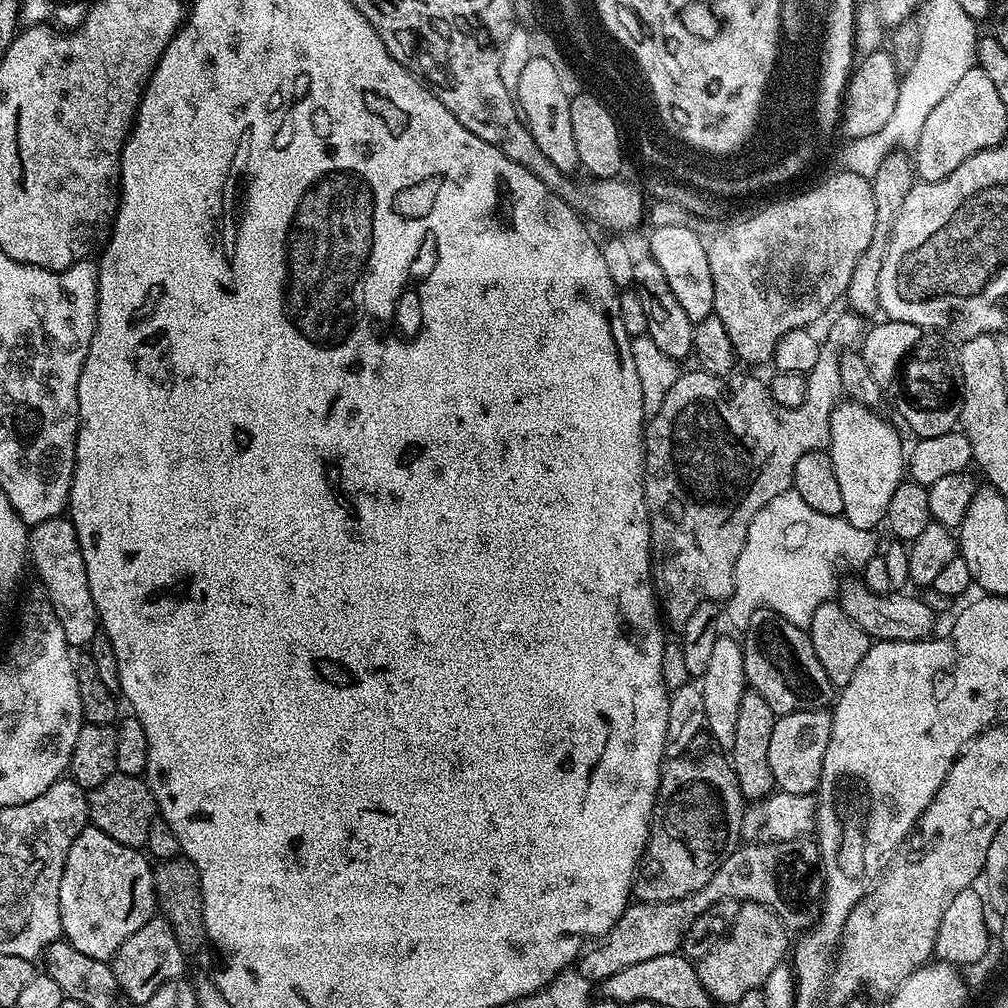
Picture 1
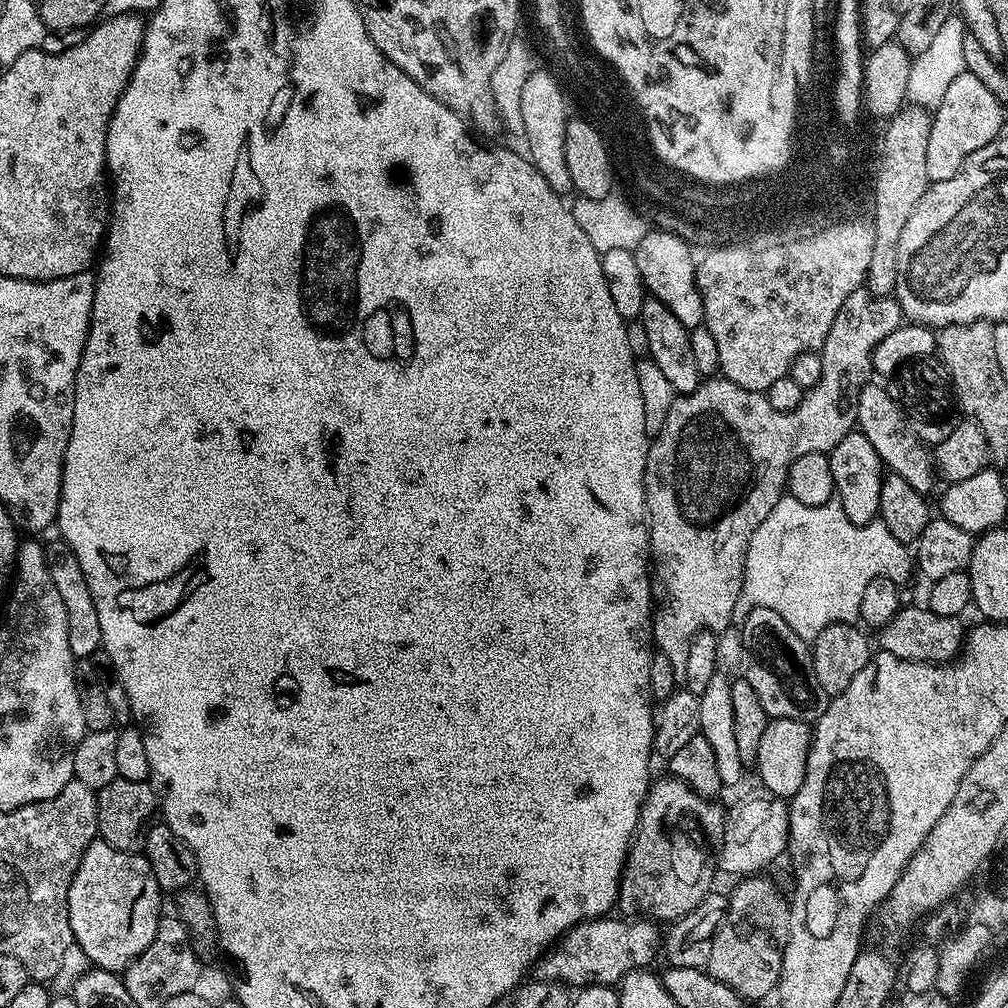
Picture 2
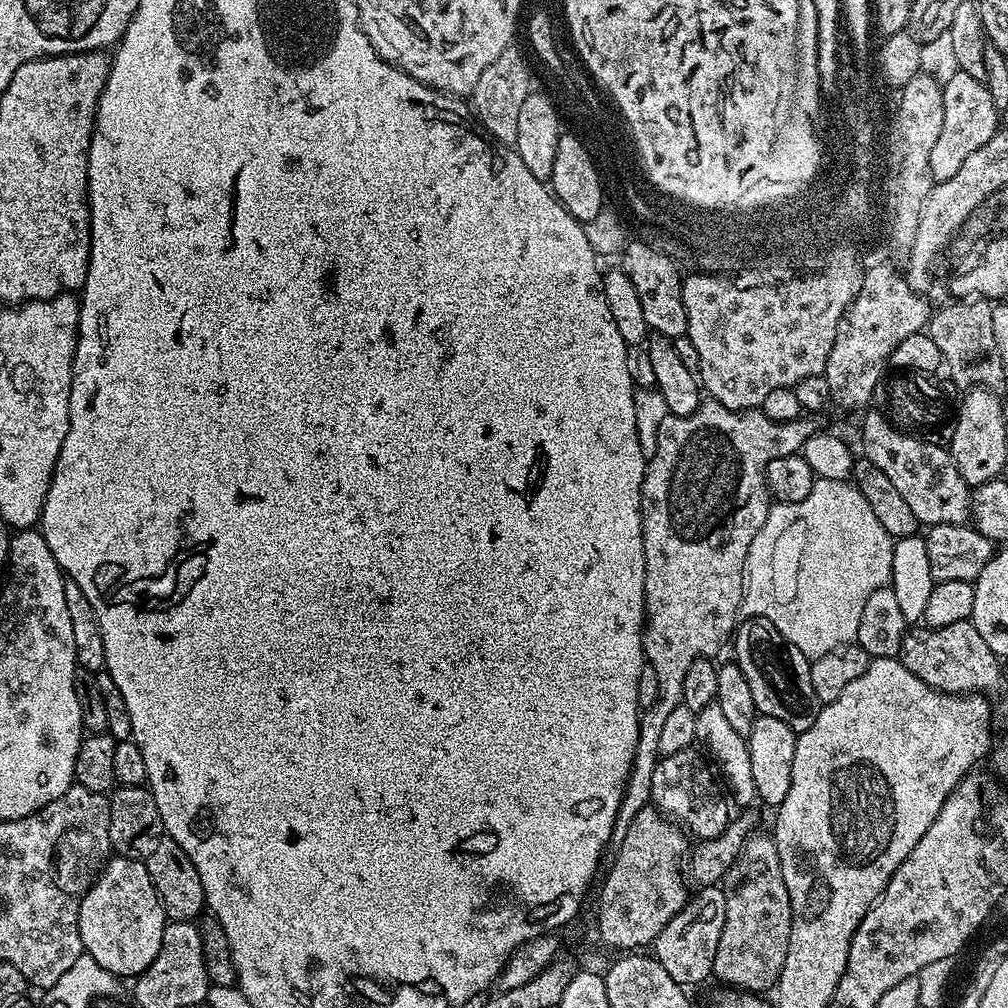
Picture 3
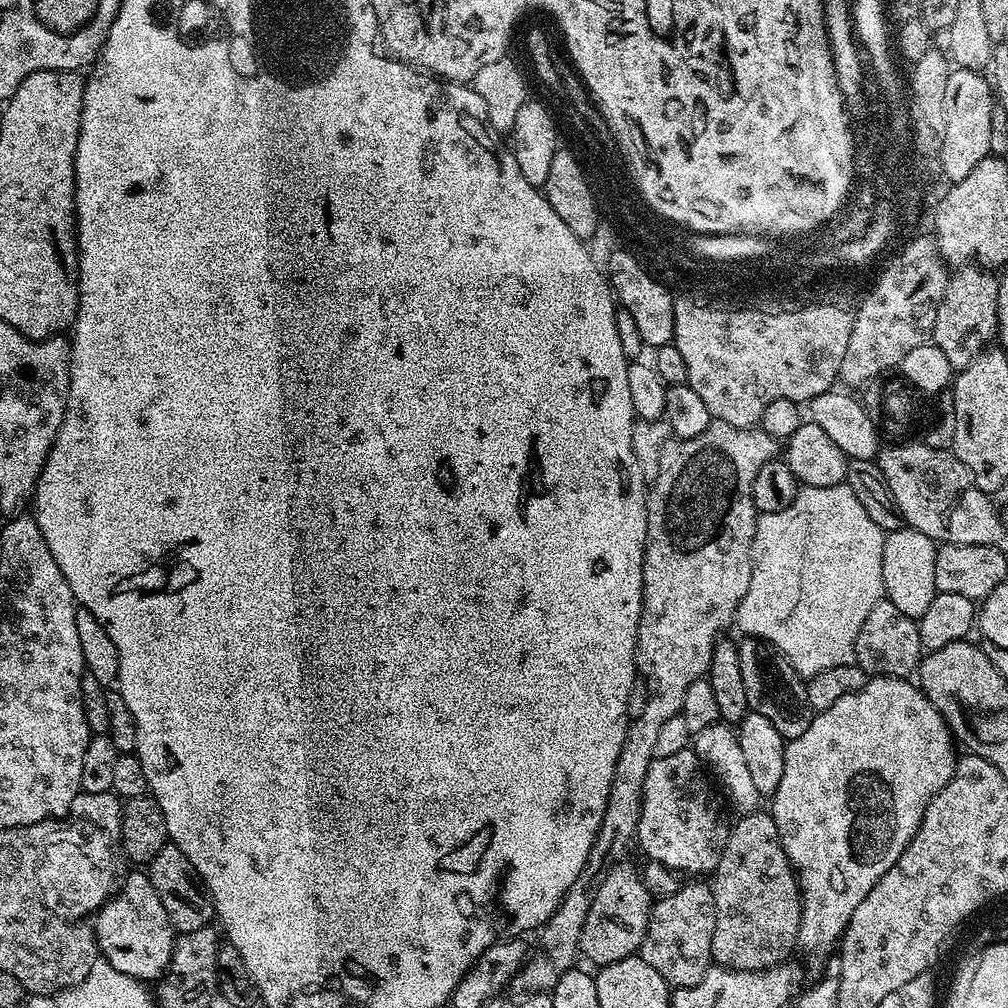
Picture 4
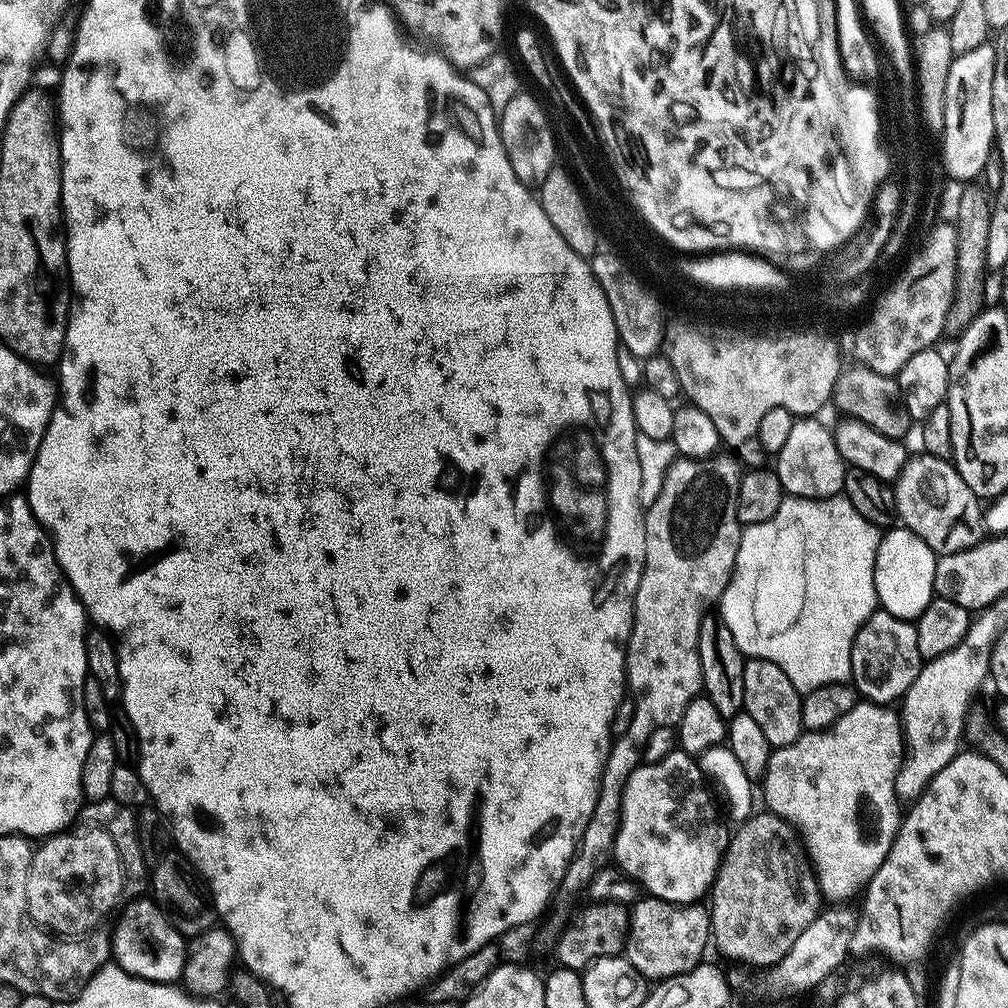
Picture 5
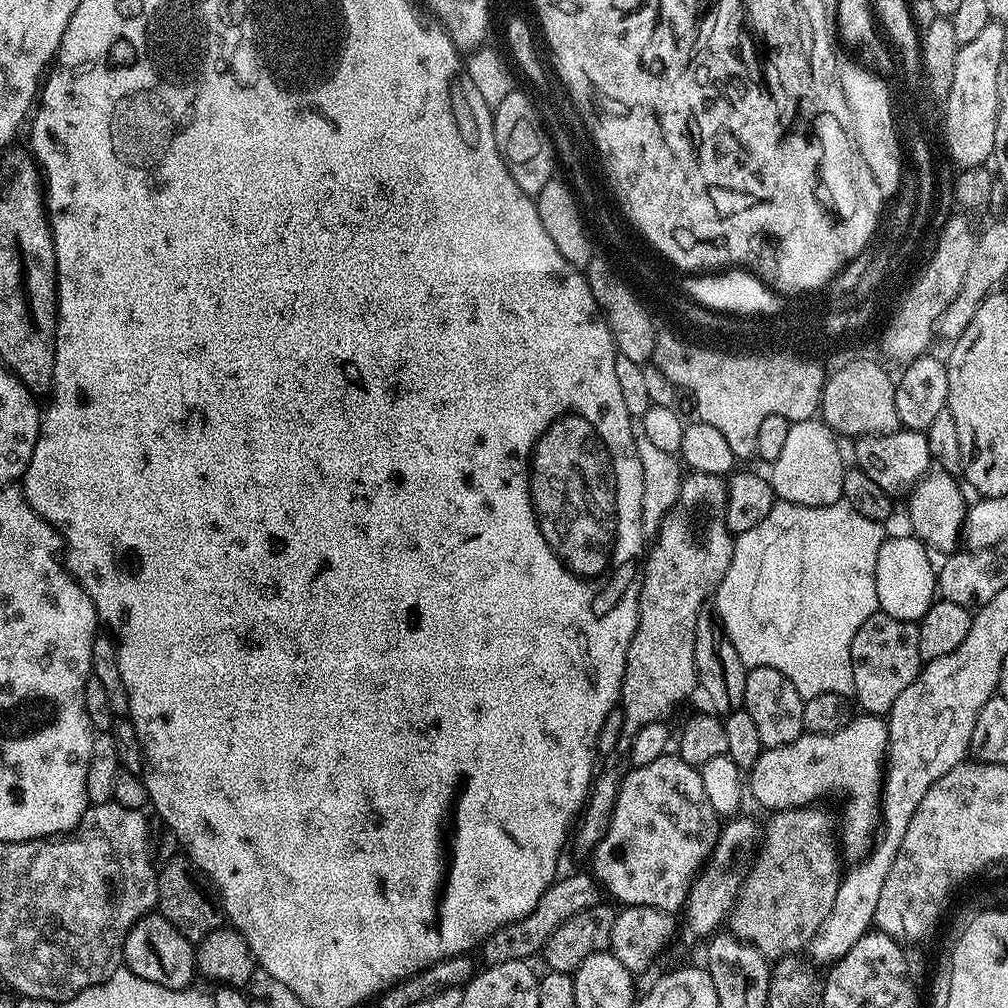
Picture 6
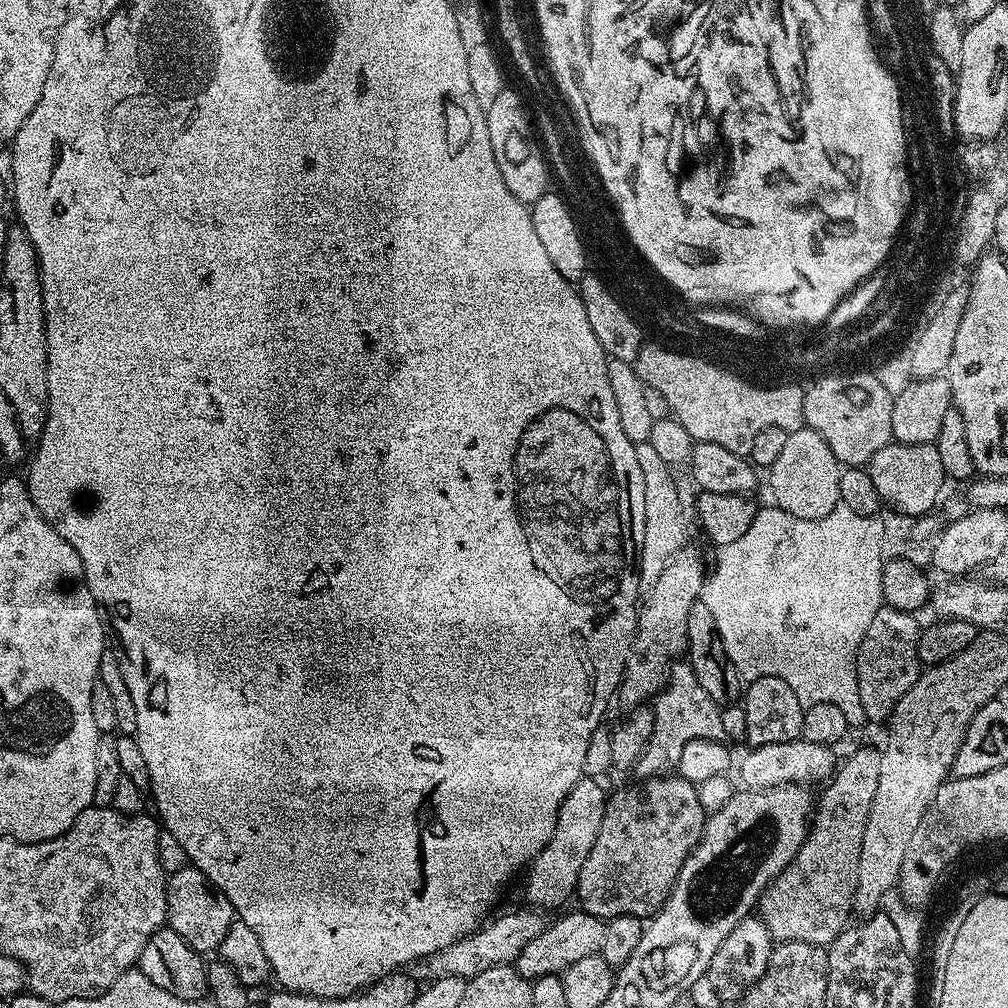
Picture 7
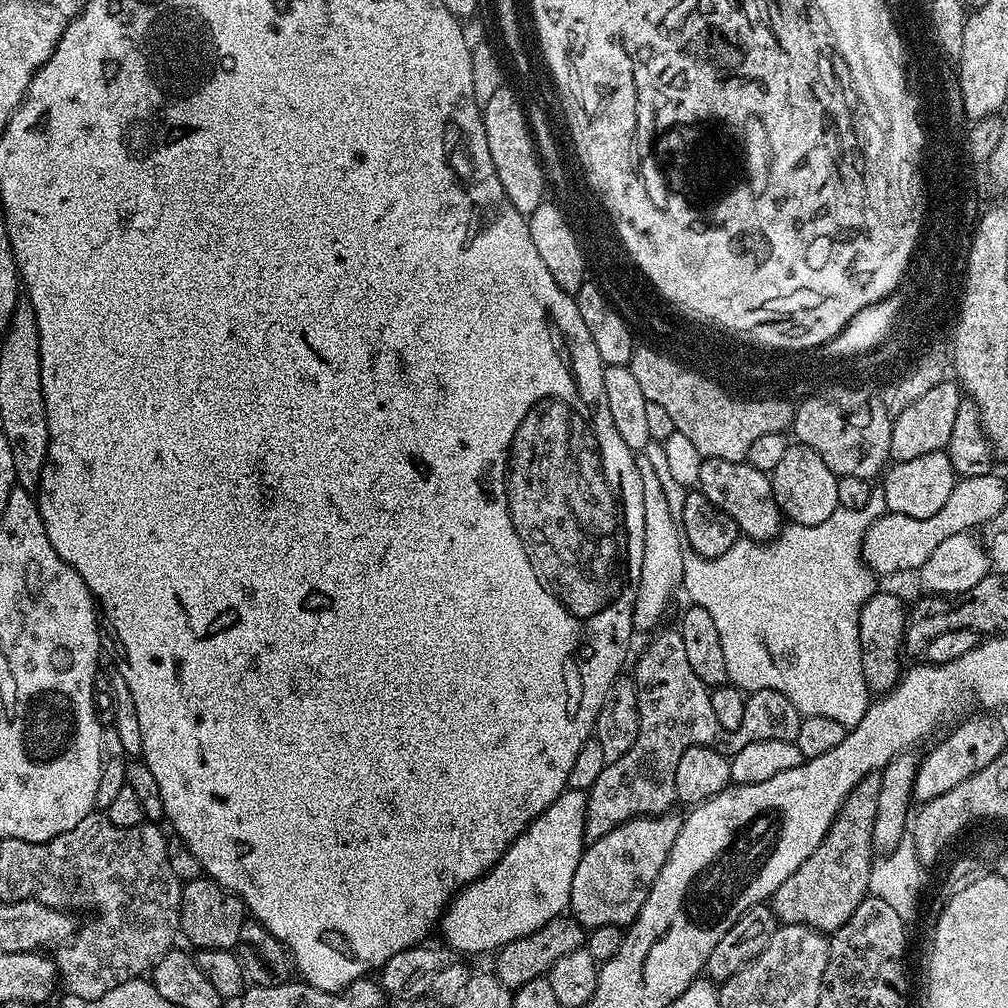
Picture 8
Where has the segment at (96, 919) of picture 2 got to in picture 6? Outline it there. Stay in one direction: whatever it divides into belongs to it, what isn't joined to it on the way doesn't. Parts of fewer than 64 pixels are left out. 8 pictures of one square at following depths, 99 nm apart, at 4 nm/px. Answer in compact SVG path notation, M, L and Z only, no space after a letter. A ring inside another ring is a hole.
M149 914L142 917L142 919L129 930L128 937L124 943L123 967L146 982L154 982L158 986L166 986L170 990L191 989L193 987L192 979L197 979L198 976L196 948L194 947L193 941L186 939L165 916L159 914Z

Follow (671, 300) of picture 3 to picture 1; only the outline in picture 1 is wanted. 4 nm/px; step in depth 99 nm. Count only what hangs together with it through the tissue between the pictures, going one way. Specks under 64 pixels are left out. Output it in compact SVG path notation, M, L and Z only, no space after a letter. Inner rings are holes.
M689 225L658 226L649 231L647 255L658 262L662 274L666 274L666 282L670 282L670 290L674 290L674 298L686 310L686 318L692 321L701 320L713 315L714 278L710 278L710 262L705 241Z

